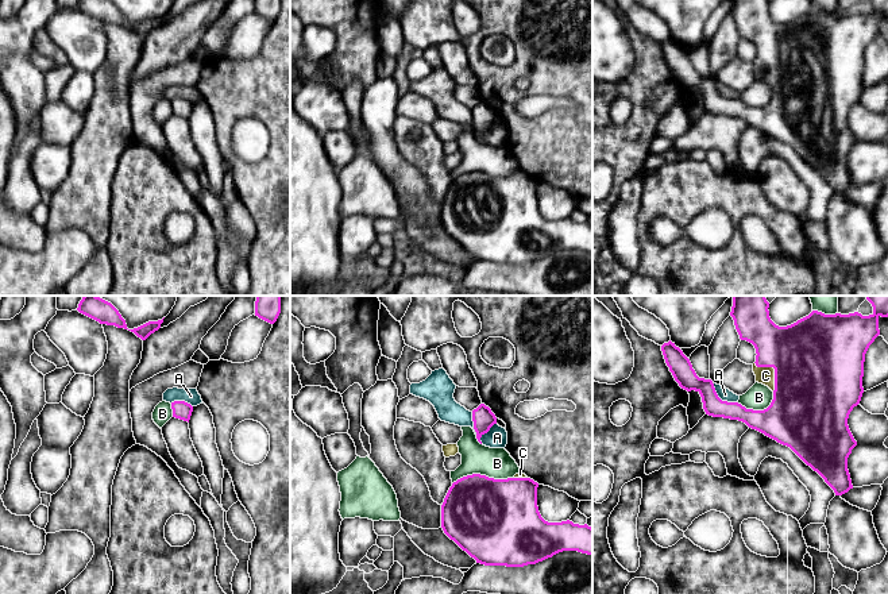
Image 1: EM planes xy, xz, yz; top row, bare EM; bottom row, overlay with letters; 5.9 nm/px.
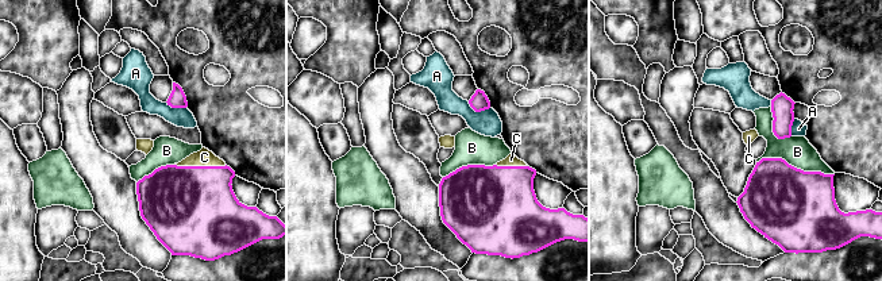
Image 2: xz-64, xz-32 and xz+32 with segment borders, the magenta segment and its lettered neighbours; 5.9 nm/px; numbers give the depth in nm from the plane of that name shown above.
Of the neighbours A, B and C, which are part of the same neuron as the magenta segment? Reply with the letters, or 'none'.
C

